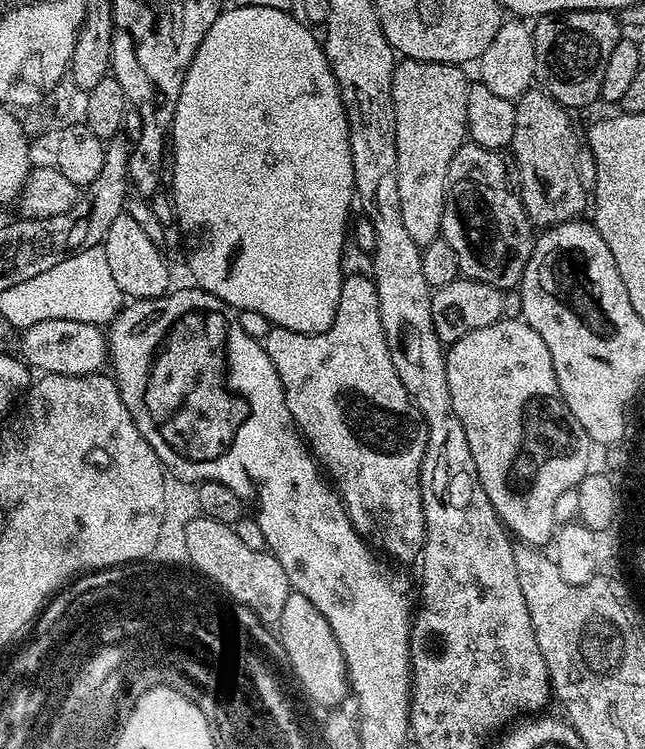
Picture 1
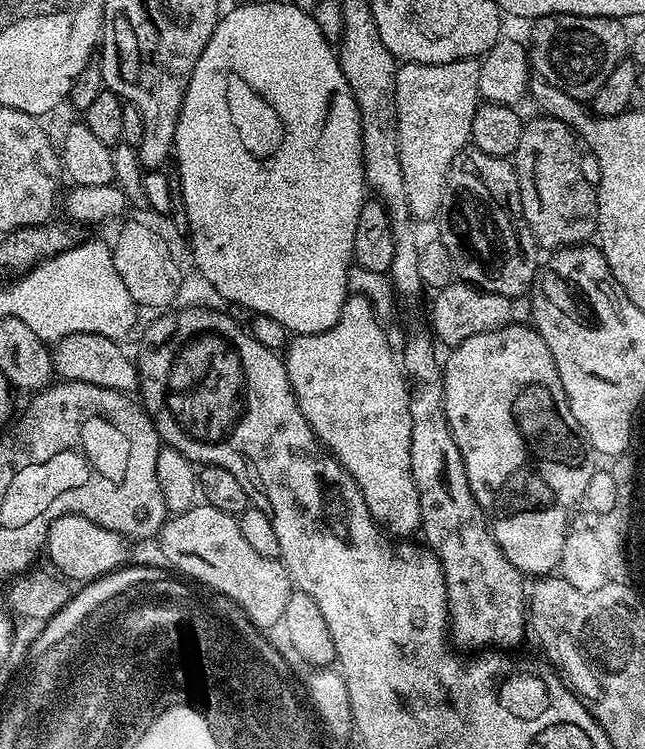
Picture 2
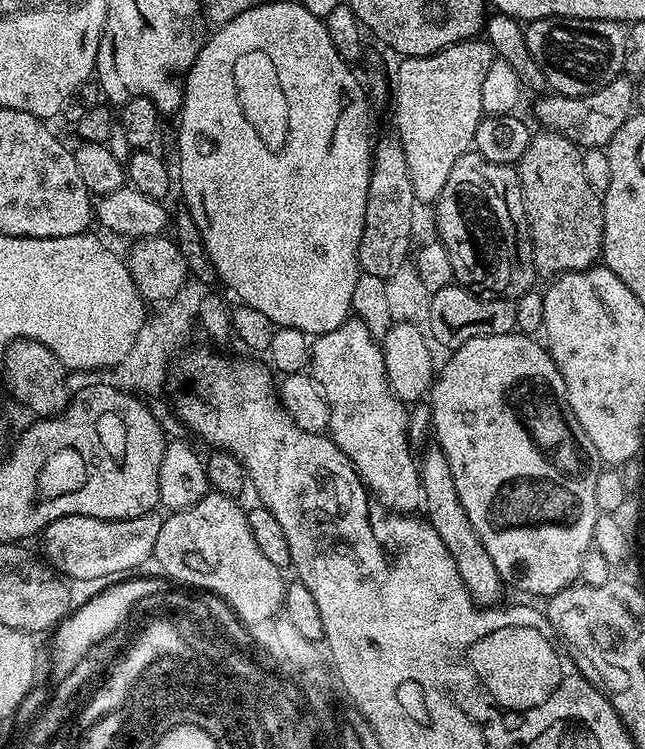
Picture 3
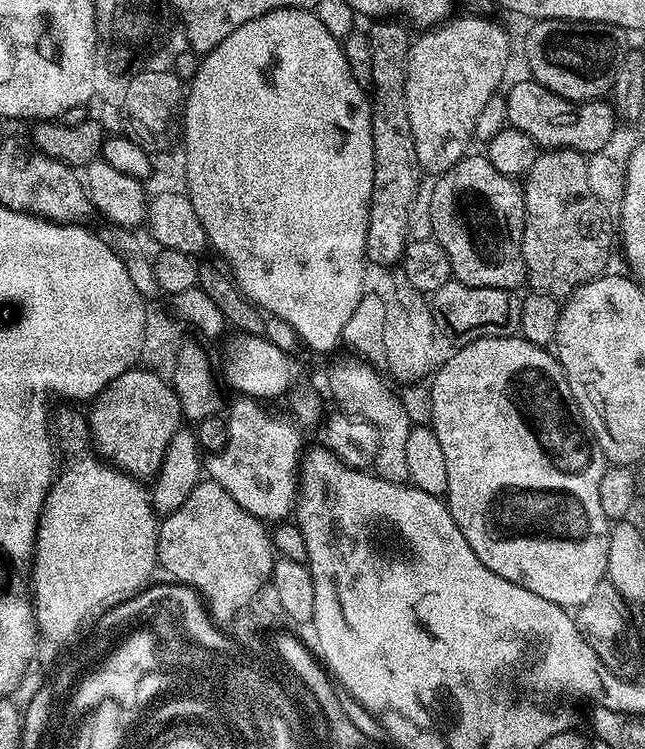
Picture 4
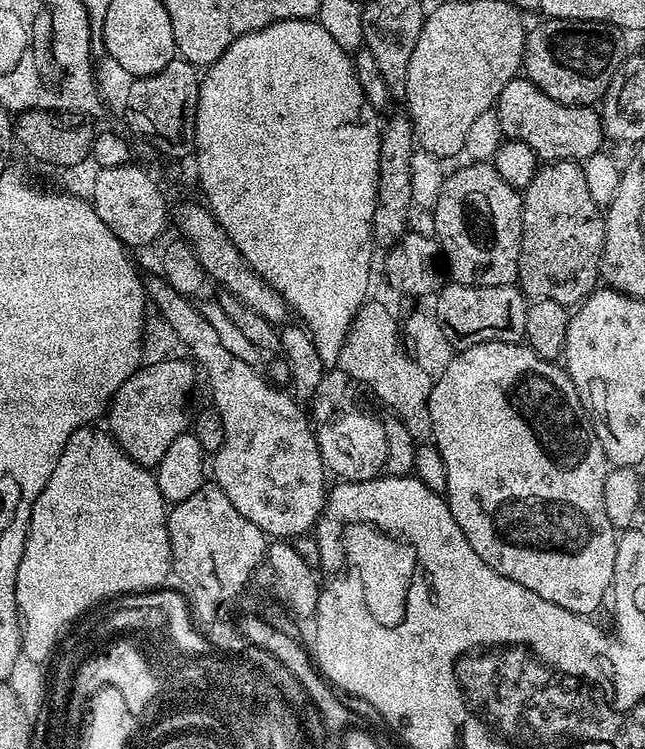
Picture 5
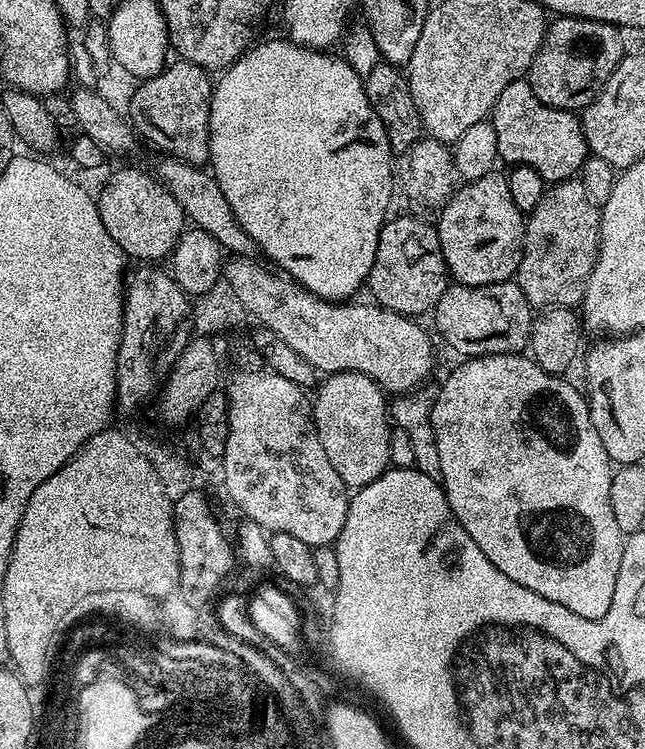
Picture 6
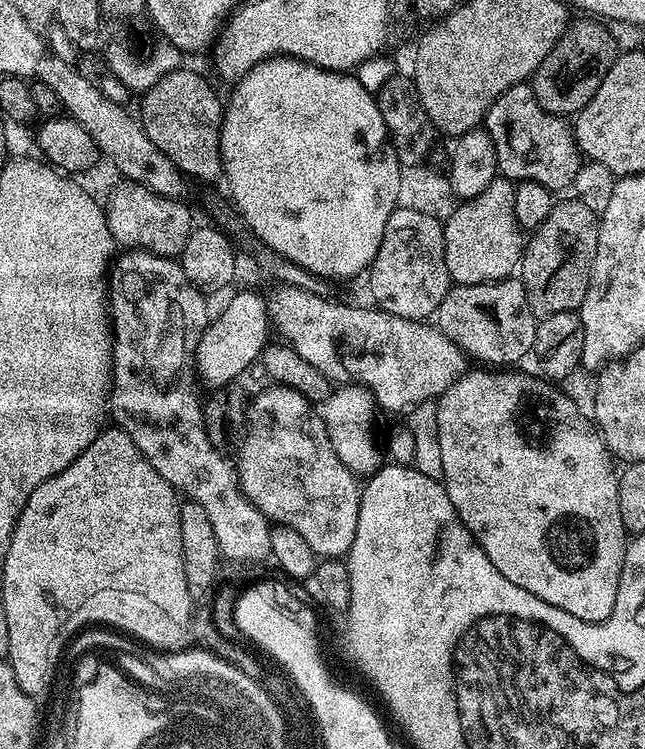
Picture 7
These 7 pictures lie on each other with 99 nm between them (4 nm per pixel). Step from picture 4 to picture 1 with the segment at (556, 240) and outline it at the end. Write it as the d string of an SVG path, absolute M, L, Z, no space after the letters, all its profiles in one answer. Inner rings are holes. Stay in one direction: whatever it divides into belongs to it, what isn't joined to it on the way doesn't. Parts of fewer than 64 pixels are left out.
M543 90L523 92L515 106L510 155L520 174L520 197L529 220L543 230L583 217L584 207L590 204L590 192L578 182L576 128L568 117L569 109Z

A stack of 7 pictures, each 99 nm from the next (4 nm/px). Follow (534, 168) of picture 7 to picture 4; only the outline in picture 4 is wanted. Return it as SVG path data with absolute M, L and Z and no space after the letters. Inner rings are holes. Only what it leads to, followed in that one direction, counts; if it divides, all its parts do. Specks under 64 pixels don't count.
M531 78L518 81L506 92L506 110L508 124L530 134L530 138L544 150L573 148L575 152L585 154L605 151L618 121L618 113L607 99L567 100Z

